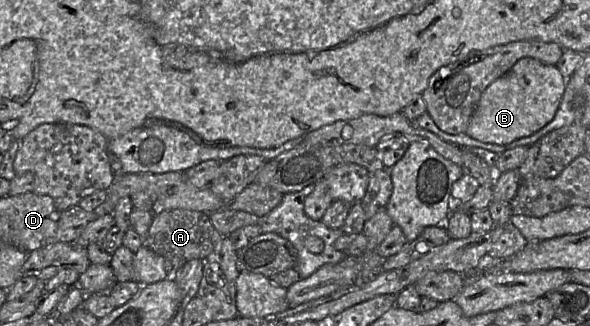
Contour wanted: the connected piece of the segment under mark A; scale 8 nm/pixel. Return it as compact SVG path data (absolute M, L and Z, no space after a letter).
M171 209L155 214L144 244L169 260L175 271L189 260L205 259L222 238L223 236L212 225L209 214L187 209Z

